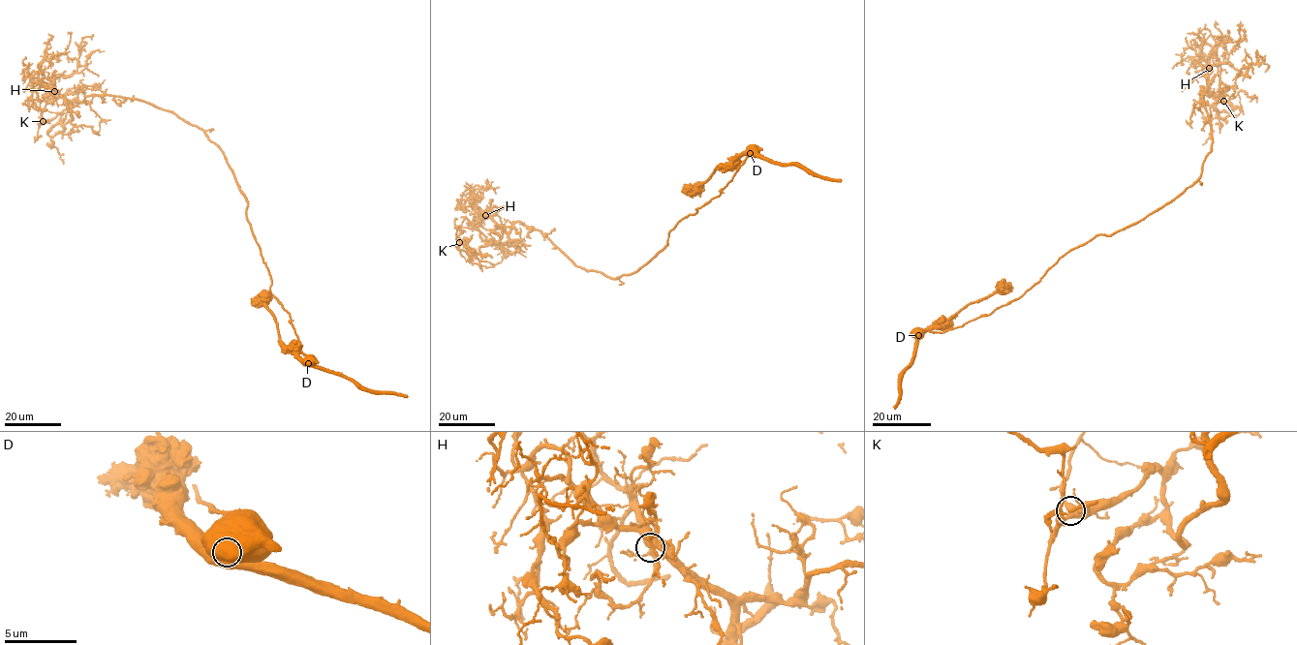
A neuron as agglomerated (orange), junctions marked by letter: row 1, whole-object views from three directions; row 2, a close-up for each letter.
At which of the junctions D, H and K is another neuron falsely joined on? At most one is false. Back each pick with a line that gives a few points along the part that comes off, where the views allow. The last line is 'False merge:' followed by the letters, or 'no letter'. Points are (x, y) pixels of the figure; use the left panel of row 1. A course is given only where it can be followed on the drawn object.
D: Course of the part to remove: (307, 363), (221, 150), (174, 113), (112, 95), (75, 99), (65, 127), (43, 120), (50, 98), (81, 91)
False merge: D

